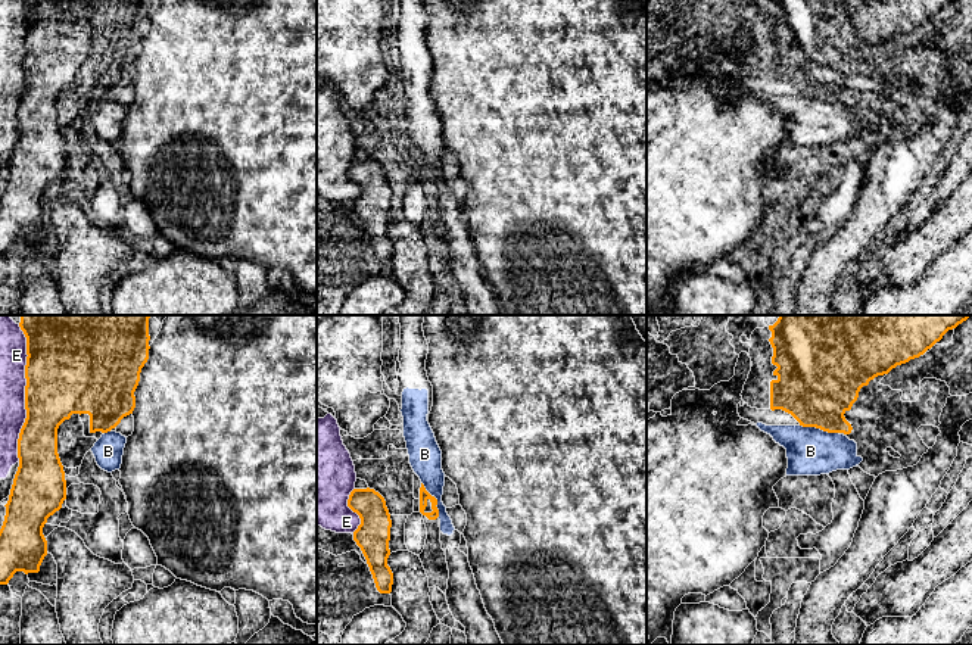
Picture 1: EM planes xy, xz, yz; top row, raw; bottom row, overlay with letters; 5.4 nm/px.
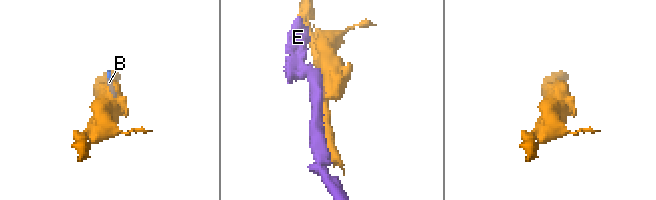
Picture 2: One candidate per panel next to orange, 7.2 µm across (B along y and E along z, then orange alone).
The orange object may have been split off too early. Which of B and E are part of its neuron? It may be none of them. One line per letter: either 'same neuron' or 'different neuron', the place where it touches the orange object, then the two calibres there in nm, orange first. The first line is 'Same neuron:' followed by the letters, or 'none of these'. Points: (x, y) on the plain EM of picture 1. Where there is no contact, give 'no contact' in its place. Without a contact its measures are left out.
Same neuron: none of these
B: different neuron; contact yz (819, 97); calibres 440 and 260 nm
E: different neuron; contact xy (25, 67); calibres 440 and 140 nm

